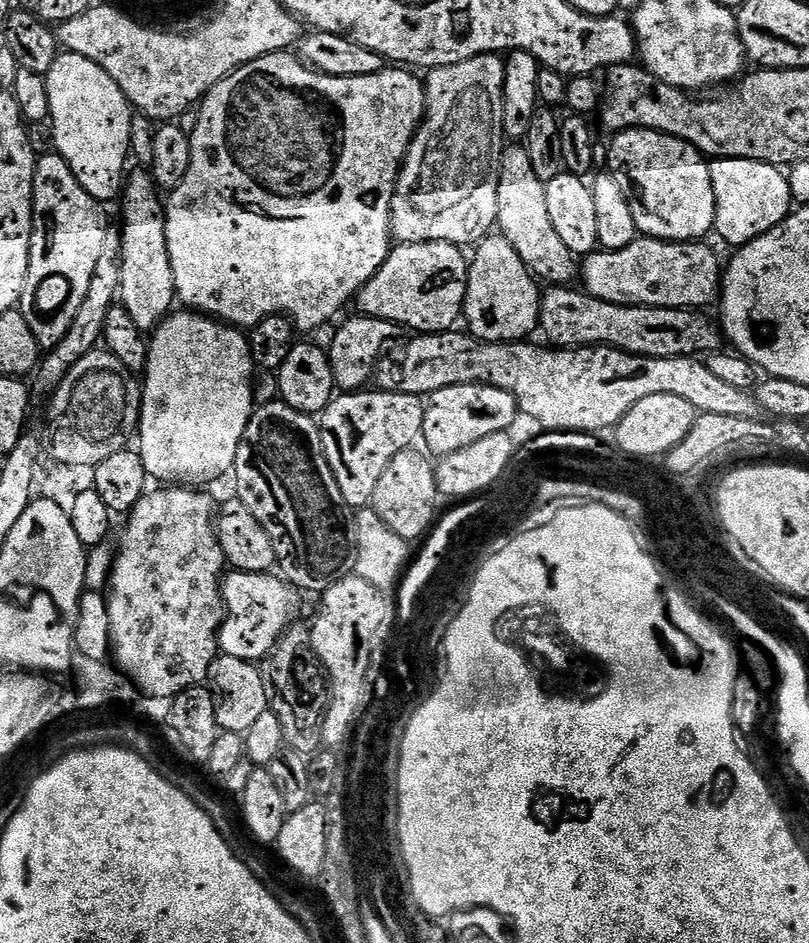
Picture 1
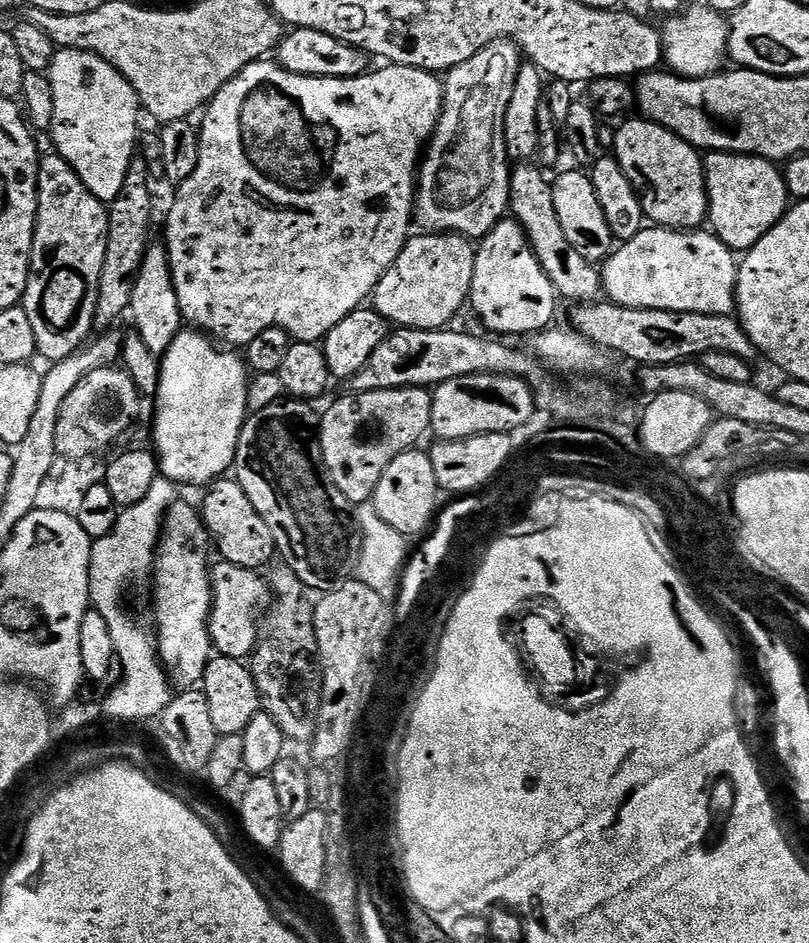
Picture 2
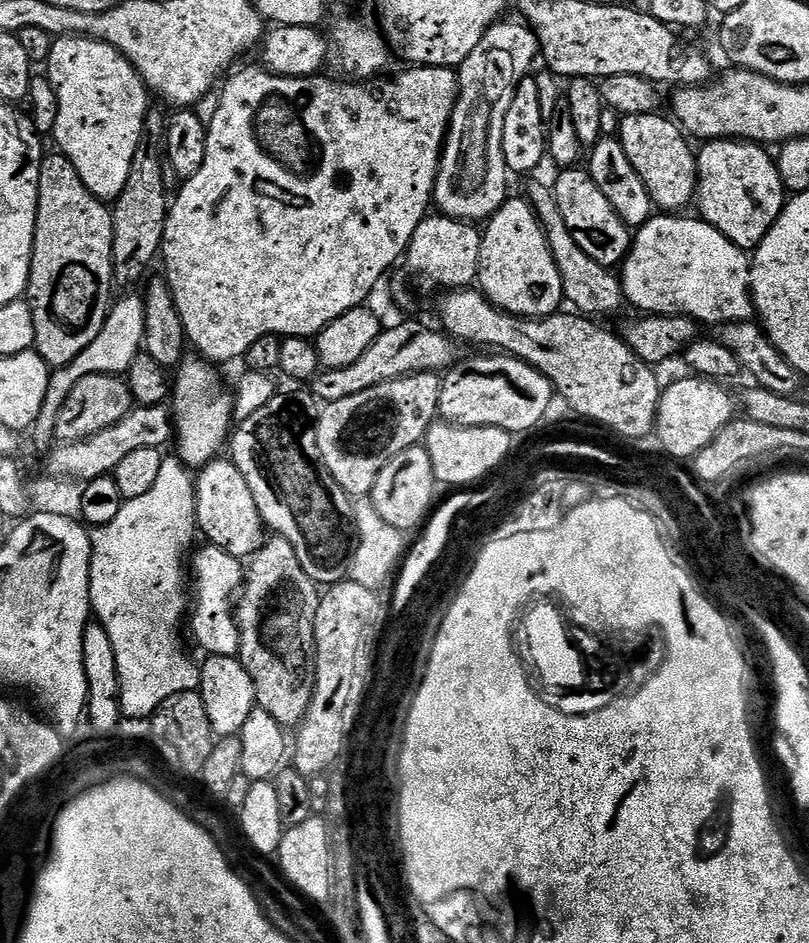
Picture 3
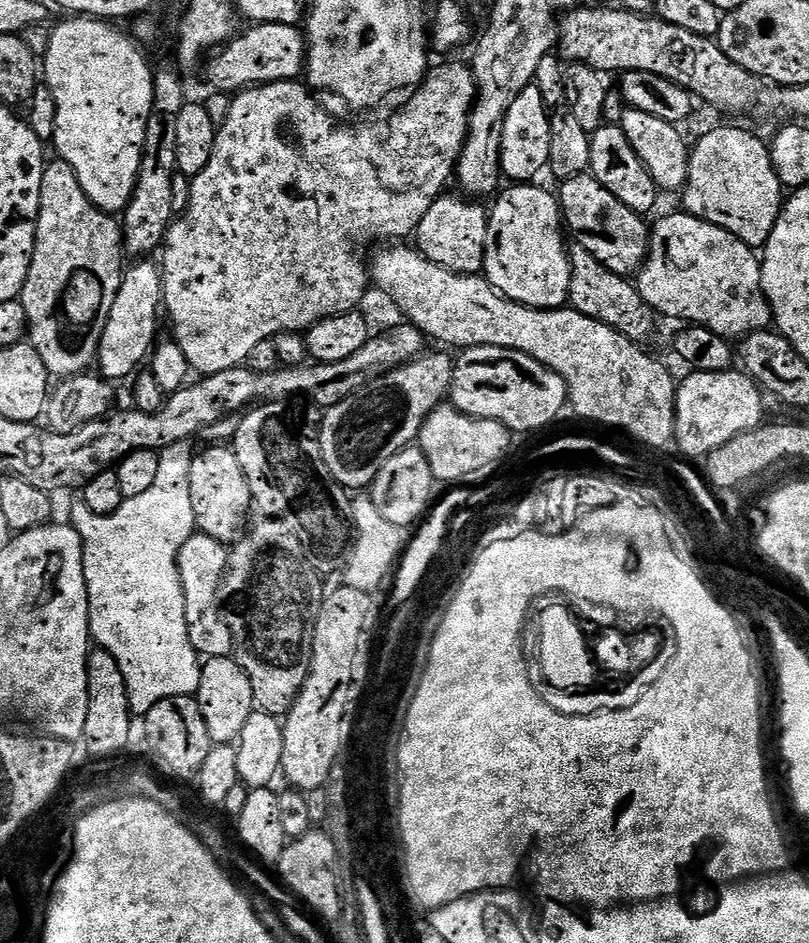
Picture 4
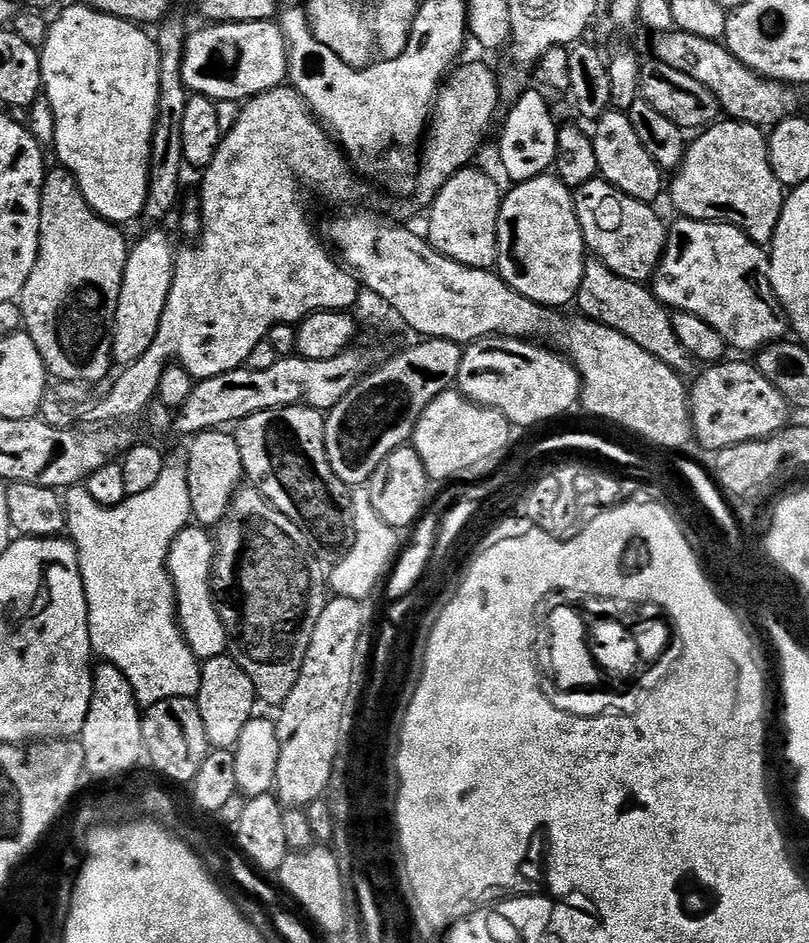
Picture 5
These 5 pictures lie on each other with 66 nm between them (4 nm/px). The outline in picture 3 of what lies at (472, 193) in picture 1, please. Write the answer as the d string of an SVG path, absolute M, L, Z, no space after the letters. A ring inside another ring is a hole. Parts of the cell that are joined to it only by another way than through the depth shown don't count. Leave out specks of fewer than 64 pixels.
M508 19L493 24L458 69L460 94L444 138L434 193L435 207L456 220L487 221L510 196L502 130L506 126L506 110L510 110L518 86L529 79L528 71L538 60L540 42L527 23Z

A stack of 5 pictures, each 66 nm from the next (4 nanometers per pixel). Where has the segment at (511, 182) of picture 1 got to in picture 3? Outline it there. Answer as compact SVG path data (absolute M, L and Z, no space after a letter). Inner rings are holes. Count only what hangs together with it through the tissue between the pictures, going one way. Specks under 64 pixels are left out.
M536 184L526 193L527 199L533 208L536 209L540 223L544 225L544 233L548 235L550 250L554 254L554 260L562 274L564 283L564 299L570 305L573 304L575 311L580 314L587 314L592 318L604 318L607 312L616 312L626 304L624 286L621 277L615 271L603 268L594 258L590 258L574 242L562 214L558 210L555 191L544 184Z

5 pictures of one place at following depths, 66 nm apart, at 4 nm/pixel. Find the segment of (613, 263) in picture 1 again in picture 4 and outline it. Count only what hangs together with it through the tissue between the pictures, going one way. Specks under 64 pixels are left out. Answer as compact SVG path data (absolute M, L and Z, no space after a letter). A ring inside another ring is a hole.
M677 210L673 216L662 217L651 229L648 257L640 265L634 283L644 301L661 317L669 316L672 320L684 320L680 322L688 324L703 324L719 336L743 338L752 332L765 331L773 321L772 307L761 286L760 261L759 255L749 244L722 226Z

